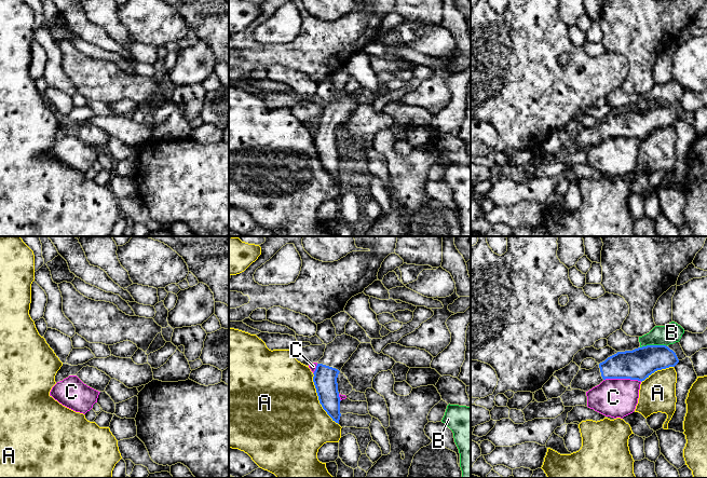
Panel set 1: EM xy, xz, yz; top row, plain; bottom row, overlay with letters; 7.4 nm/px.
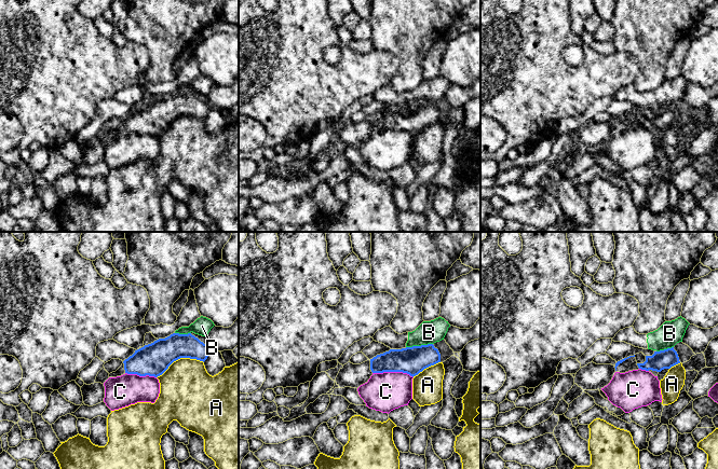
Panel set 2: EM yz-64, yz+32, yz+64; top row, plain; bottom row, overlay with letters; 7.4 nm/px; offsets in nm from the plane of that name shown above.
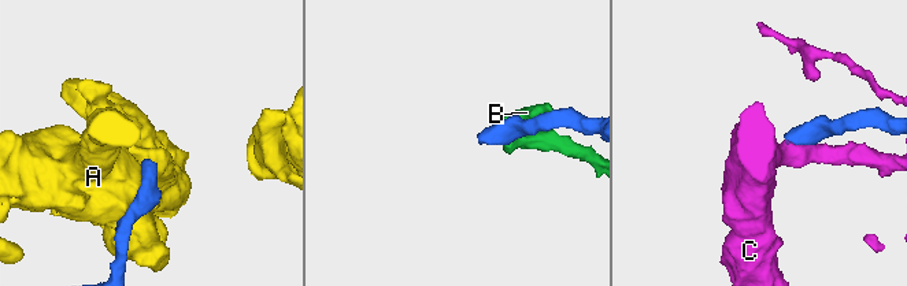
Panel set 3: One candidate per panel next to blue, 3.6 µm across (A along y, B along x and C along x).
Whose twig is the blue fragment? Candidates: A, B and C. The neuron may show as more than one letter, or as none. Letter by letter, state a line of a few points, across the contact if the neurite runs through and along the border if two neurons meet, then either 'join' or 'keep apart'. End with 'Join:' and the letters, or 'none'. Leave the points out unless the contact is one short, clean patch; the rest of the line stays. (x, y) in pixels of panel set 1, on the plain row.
A: keep apart
B: keep apart
C: line yz (603, 137), (637, 137), (641, 139); keep apart
Join: none

